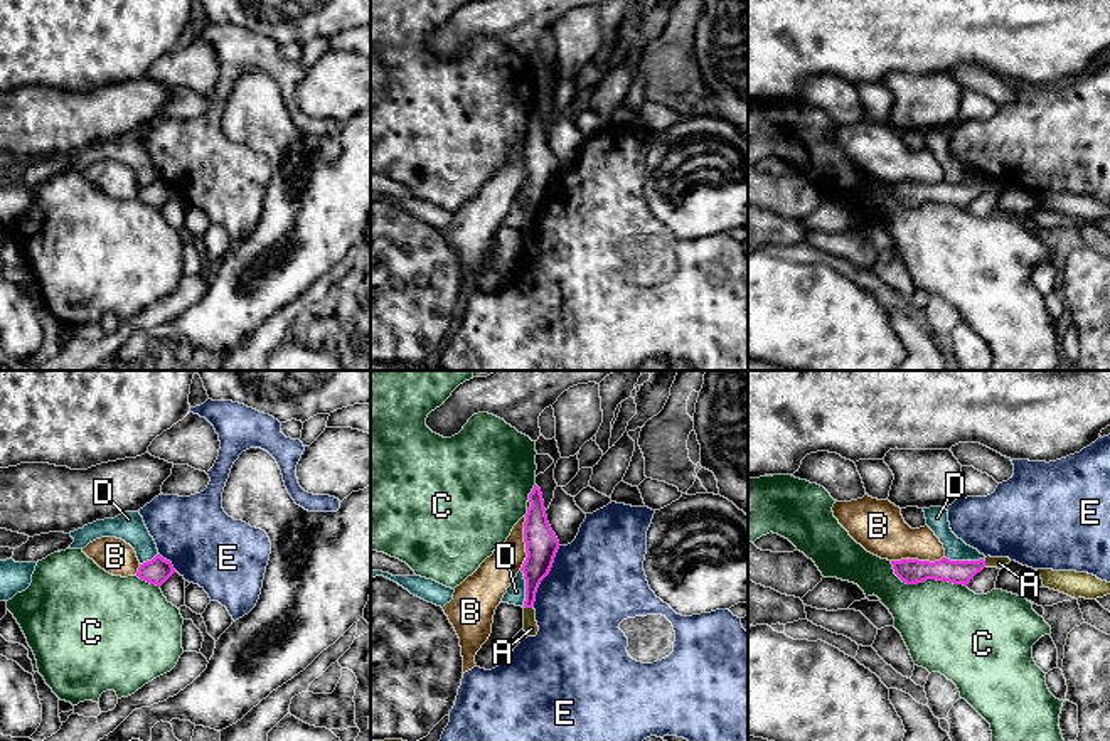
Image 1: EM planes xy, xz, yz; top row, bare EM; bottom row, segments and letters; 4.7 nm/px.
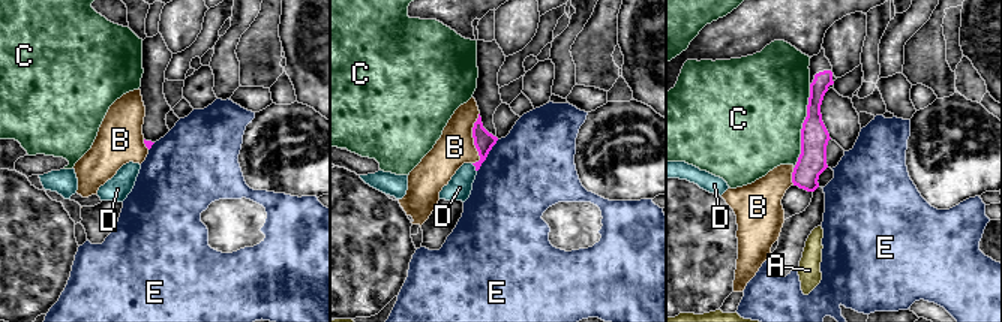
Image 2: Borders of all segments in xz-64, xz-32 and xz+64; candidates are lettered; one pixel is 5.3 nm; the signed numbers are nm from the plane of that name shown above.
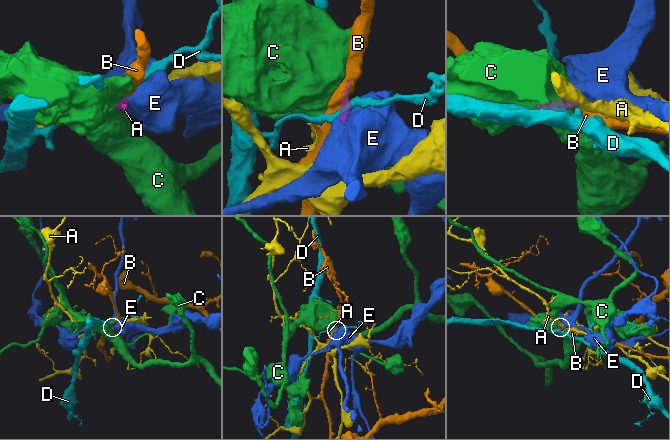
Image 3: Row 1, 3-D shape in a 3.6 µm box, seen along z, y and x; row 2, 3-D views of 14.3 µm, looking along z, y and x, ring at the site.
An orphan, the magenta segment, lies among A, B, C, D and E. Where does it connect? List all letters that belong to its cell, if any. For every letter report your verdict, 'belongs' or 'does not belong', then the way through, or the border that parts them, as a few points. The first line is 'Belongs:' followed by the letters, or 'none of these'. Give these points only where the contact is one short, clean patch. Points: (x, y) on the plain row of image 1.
Belongs: A
A: belongs | across xz (539, 182), (533, 197), (528, 229), (531, 251)
B: does not belong | along xz (526, 138), (526, 182), (519, 192)
C: does not belong
D: does not belong | along yz (945, 179), (950, 182), (982, 182)
E: does not belong | along xz (560, 169), (553, 189), (541, 204), (531, 229)

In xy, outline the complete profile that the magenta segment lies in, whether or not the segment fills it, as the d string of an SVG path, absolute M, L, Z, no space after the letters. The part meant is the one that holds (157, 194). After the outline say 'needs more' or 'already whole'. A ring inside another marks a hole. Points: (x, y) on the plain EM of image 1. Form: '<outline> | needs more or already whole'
M157 177L152 184L140 187L136 199L150 207L162 209L173 195L172 185Z | already whole

